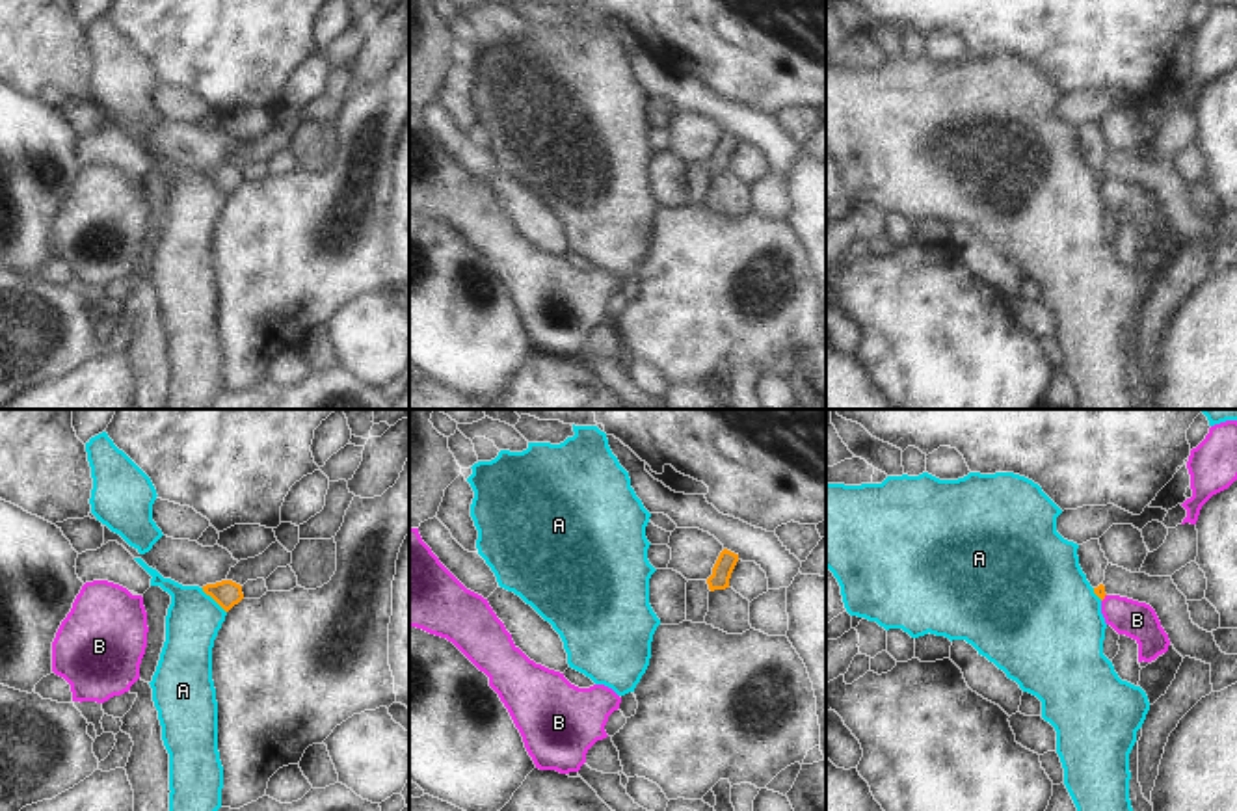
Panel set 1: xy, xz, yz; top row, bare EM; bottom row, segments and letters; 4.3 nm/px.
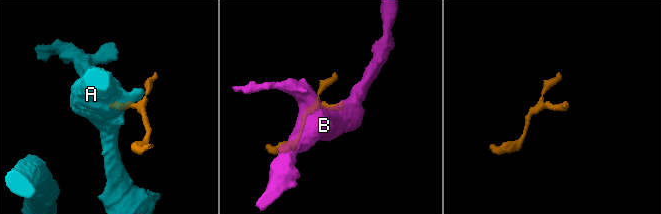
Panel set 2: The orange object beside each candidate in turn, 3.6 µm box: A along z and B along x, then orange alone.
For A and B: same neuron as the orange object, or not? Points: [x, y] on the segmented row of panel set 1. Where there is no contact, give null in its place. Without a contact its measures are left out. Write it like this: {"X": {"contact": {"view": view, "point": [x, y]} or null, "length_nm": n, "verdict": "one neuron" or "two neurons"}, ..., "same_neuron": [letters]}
{"A": {"contact": {"view": "xy", "point": [214, 599]}, "length_nm": 160, "verdict": "two neurons"}, "B": {"contact": {"view": "yz", "point": [1103, 598]}, "length_nm": 40, "verdict": "two neurons"}, "same_neuron": []}

